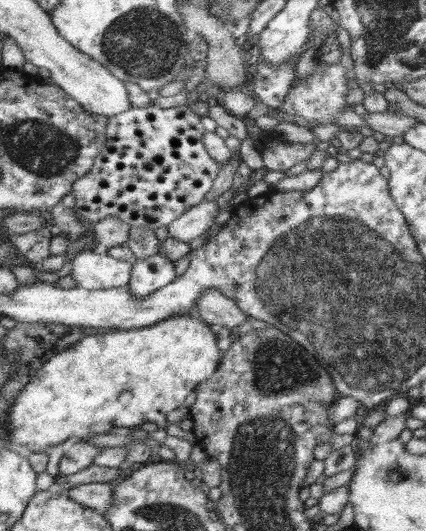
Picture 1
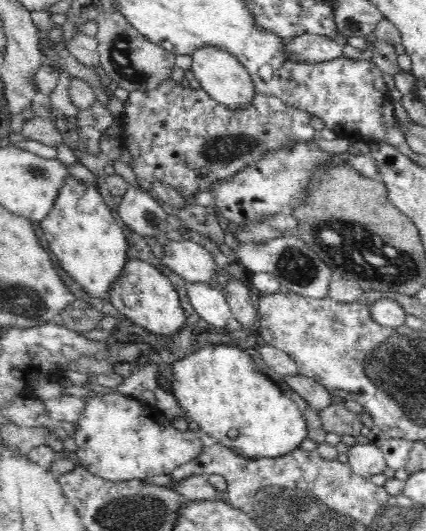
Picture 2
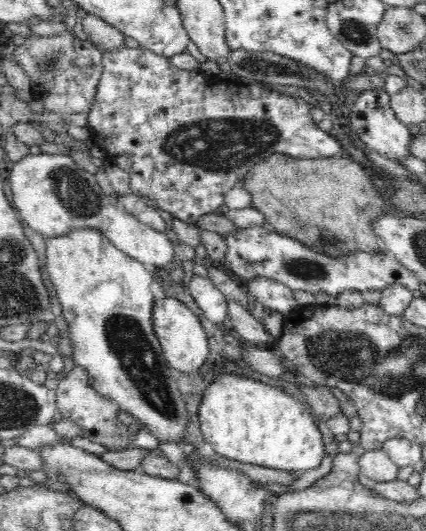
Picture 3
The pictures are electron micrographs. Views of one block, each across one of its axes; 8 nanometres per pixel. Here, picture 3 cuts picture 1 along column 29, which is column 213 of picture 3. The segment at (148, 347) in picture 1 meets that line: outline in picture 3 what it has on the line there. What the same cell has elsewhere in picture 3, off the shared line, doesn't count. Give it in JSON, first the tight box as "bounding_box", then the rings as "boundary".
{"bounding_box":[198,376,325,471],"boundary":[[[220,376],[204,390],[198,406],[202,436],[217,454],[244,464],[283,471],[318,468],[325,454],[324,437],[311,409],[287,392],[252,378]]]}

